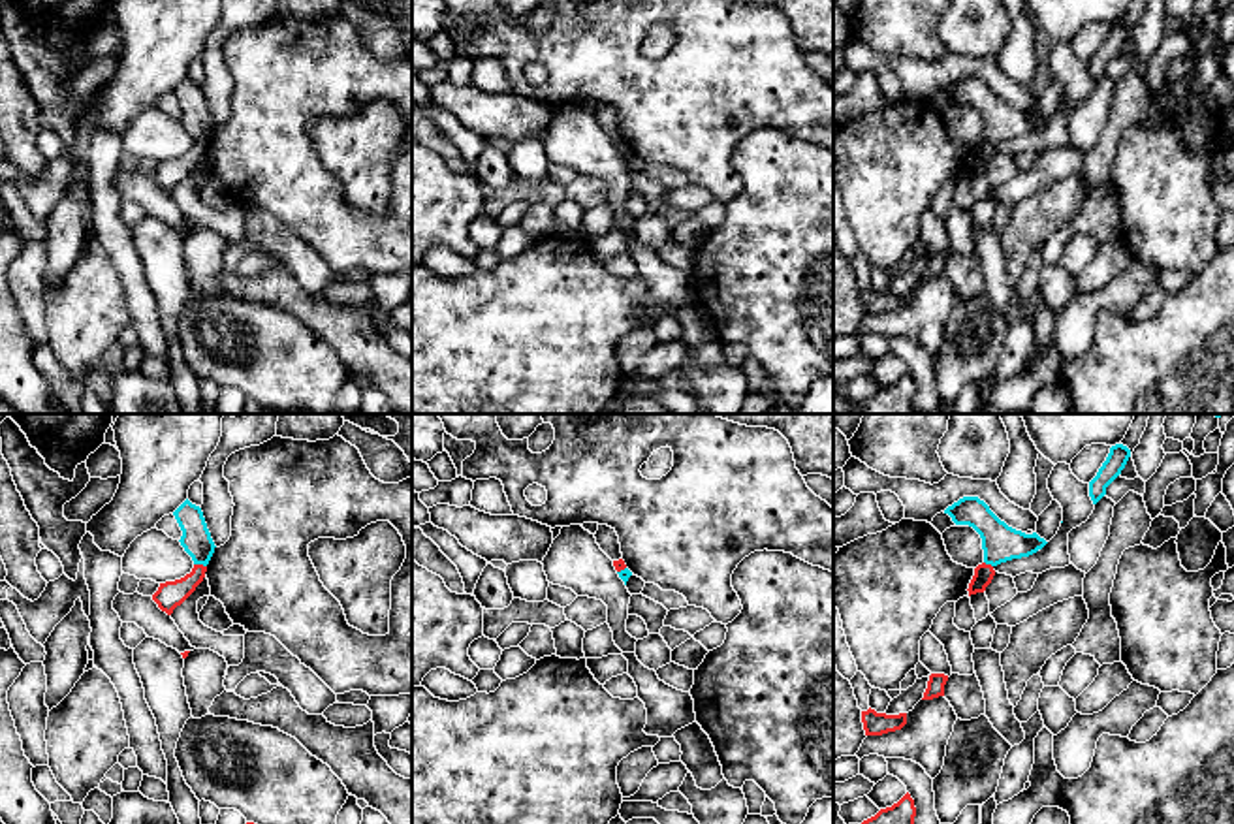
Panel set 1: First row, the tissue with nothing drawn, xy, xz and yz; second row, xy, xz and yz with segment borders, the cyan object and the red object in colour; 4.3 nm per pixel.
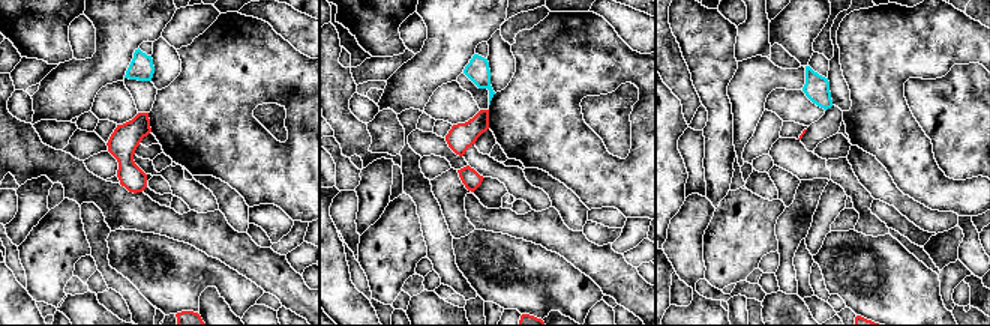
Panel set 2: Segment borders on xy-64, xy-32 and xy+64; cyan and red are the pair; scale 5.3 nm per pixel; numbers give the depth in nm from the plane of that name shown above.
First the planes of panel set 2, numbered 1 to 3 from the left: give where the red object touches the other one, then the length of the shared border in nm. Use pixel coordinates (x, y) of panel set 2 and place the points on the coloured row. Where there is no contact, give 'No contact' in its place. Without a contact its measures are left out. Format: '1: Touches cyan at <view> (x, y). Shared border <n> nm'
1: No contact
2: No contact
3: No contact

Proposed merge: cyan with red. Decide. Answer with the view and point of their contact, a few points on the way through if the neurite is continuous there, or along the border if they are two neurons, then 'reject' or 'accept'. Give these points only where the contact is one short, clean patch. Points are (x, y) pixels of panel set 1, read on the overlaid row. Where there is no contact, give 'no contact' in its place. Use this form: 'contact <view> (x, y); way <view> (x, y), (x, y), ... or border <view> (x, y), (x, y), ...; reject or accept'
contact xy (200, 563); border xy (194, 563), (205, 567); reject

